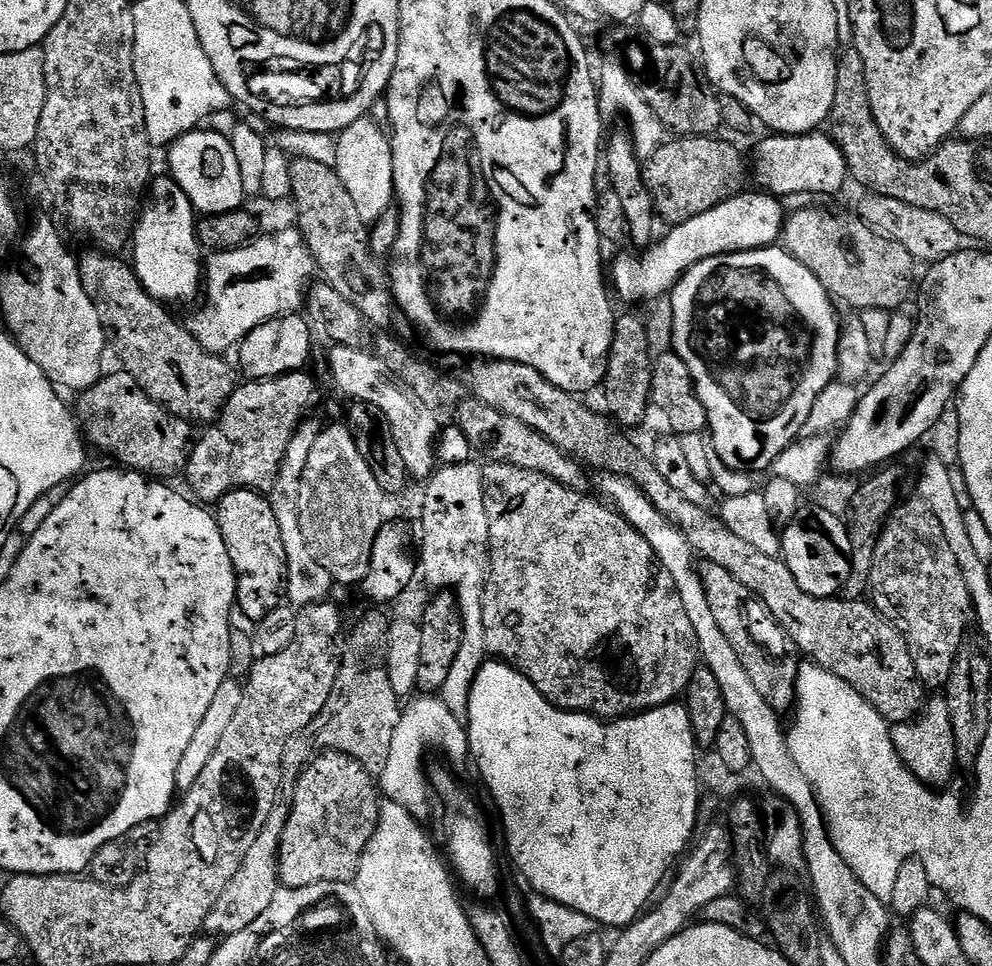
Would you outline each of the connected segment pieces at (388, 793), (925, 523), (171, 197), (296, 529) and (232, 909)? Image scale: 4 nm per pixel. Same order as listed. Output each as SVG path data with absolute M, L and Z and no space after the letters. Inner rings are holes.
M420 694L417 695L415 698L409 699L407 703L403 705L402 711L400 713L400 717L398 718L398 726L394 726L394 738L390 741L390 754L386 758L386 766L383 768L382 771L378 774L378 788L379 791L382 793L383 799L389 800L390 802L398 802L398 806L402 806L405 810L407 810L413 817L419 822L426 821L425 819L428 816L428 796L430 800L430 780L429 777L426 775L426 768L424 772L424 751L427 750L431 744L437 744L438 747L444 748L444 752L448 756L456 756L462 749L467 745L468 742L468 734L465 728L465 725L460 724L457 719L450 714L449 707L446 706L441 697L436 694Z
M907 500L897 506L884 521L884 529L880 532L878 546L874 550L868 586L876 611L904 637L921 684L928 690L940 690L948 683L954 658L963 643L961 640L974 609L970 590L966 590L966 582L962 578L960 567L954 562L950 546L946 546L946 534L942 534L938 518L934 518L933 511L924 500Z
M157 175L149 183L130 241L130 263L144 289L161 304L188 304L199 292L201 295L202 277L206 272L202 256L200 260L198 213L178 182L171 175L163 175Z
M308 418L293 432L290 446L284 455L278 478L270 493L274 518L278 518L278 531L282 533L282 550L286 550L286 600L297 609L311 604L322 604L329 599L334 589L332 575L321 566L318 558L310 554L310 546L306 546L306 537L302 535L302 518L300 517L300 499L302 498L302 474L306 470L306 462L310 459L310 450L314 450L314 442L322 431L322 424Z
M257 846L252 848L246 862L242 862L238 874L234 878L230 878L226 890L222 890L222 898L218 898L218 902L214 902L214 910L206 918L203 931L205 933L213 932L213 934L208 934L213 937L222 936L220 938L239 937L241 934L247 933L250 922L258 922L258 918L262 918L262 914L266 914L270 902L273 902L275 892L281 888L278 879L279 859L279 847Z

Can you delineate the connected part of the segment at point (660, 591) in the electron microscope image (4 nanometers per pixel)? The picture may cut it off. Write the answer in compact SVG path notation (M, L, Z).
M509 464L483 465L485 510L489 519L489 544L486 559L486 583L484 605L482 606L482 627L485 630L485 650L489 657L502 660L512 668L517 668L541 694L558 708L570 712L586 712L597 718L623 718L661 708L683 697L688 691L688 683L698 667L698 649L694 626L686 618L682 598L670 578L670 574L660 564L660 559L650 550L650 542L642 538L638 530L630 527L619 512L599 499L591 500L583 496L583 491L567 488L546 474L534 470L522 470Z

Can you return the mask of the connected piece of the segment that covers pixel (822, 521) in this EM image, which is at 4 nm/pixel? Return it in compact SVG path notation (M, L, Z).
M813 504L803 505L783 529L780 543L782 558L802 590L820 599L833 599L841 593L849 577L850 554L848 527L841 517Z

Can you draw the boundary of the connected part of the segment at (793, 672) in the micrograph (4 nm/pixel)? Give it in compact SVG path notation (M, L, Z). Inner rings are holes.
M704 560L699 565L698 571L702 578L702 586L706 590L706 598L710 602L710 611L714 614L722 634L726 636L726 642L737 655L738 662L745 667L750 682L756 687L758 694L769 703L772 710L781 716L787 715L787 712L791 713L795 709L796 702L797 663L772 658L748 633L748 628L744 625L744 603L750 600L750 593L746 590L746 586L742 586L742 582L738 582L738 578L734 578L734 574L730 574L730 570L722 570L722 566Z

